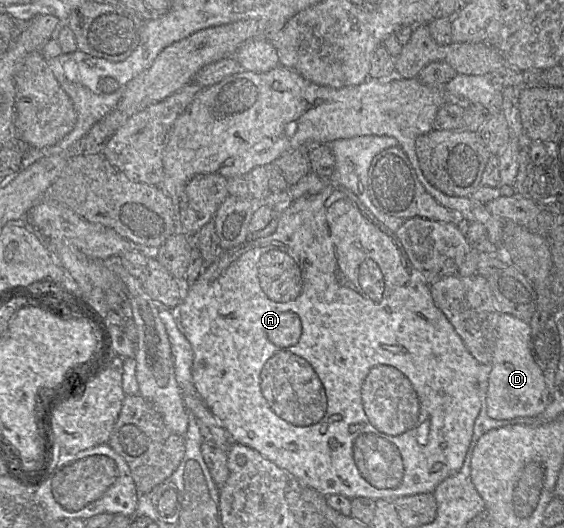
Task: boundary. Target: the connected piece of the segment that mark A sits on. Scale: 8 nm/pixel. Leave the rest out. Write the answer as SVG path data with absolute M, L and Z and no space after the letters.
M330 182L320 193L294 200L293 203L280 214L275 231L266 237L247 240L243 244L229 250L222 250L198 279L185 288L185 295L174 311L178 327L184 334L193 350L192 383L211 413L222 423L235 443L239 443L258 451L263 457L287 471L292 477L306 487L310 487L324 496L340 494L349 499L366 497L373 500L383 499L393 501L401 496L419 493L433 493L439 483L447 477L455 475L462 467L467 450L472 440L475 420L481 409L478 395L478 361L466 348L461 337L444 315L435 305L430 292L430 285L411 264L396 233L381 223L351 191L343 186Z

